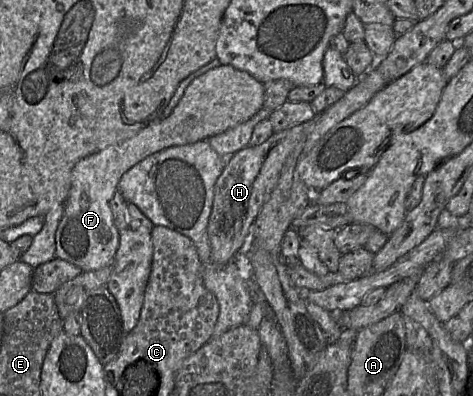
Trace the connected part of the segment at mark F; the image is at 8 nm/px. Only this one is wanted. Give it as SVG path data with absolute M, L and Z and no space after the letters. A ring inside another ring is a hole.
M222 64L195 78L168 117L154 120L135 136L79 160L72 170L71 188L64 203L64 213L55 234L55 258L63 259L76 265L83 272L113 265L114 257L119 247L120 234L113 222L110 201L117 191L122 175L153 153L171 146L207 140L249 120L263 108L264 96L264 84L246 71L236 69L231 65Z

